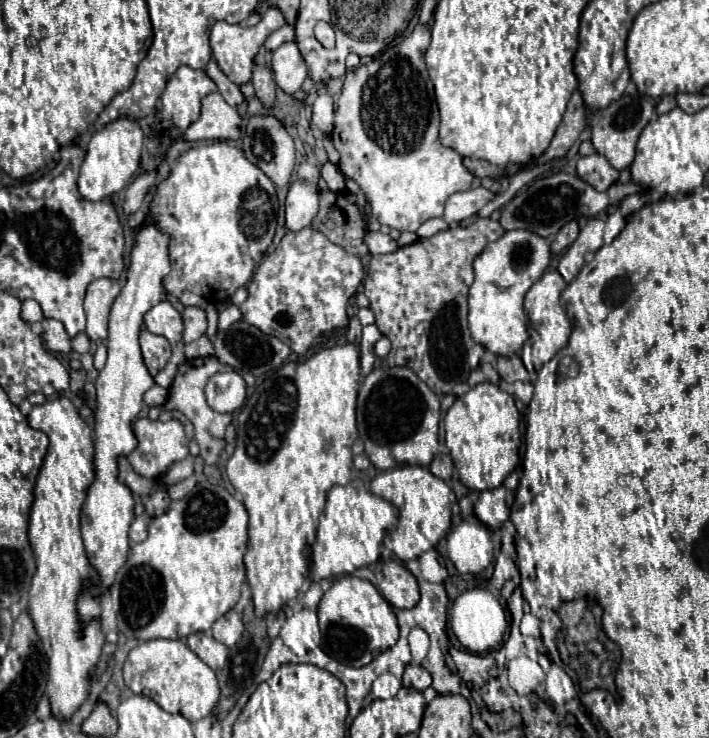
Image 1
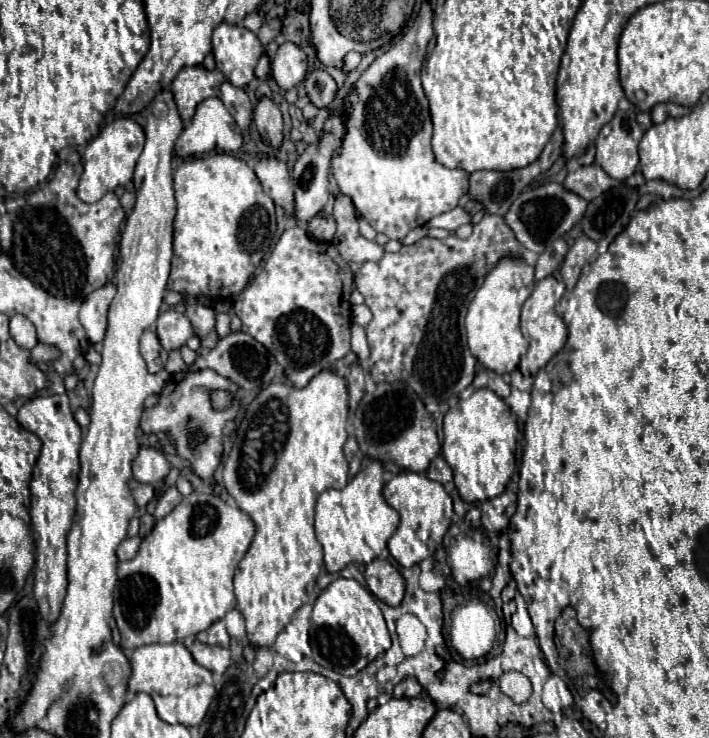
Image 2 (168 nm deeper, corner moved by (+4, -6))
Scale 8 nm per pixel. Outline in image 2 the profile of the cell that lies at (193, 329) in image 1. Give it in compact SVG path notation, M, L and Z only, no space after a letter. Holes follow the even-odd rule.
M188 304L186 306L186 316L192 322L194 334L198 338L206 336L214 328L214 322L216 322L214 320L214 310L208 308L208 306L202 306L202 304Z

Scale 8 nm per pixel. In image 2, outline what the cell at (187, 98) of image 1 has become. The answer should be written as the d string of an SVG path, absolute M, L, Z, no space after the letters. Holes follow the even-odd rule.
M204 66L182 68L170 86L180 118L184 122L190 122L196 112L196 106L204 98L218 96L220 82L224 82L224 76L218 70L210 72Z

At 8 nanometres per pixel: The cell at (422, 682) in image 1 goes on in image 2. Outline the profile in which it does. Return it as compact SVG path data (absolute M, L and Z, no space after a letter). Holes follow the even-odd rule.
M404 678L396 684L394 698L414 698L414 696L420 696L420 692L422 692L422 686L416 678Z

